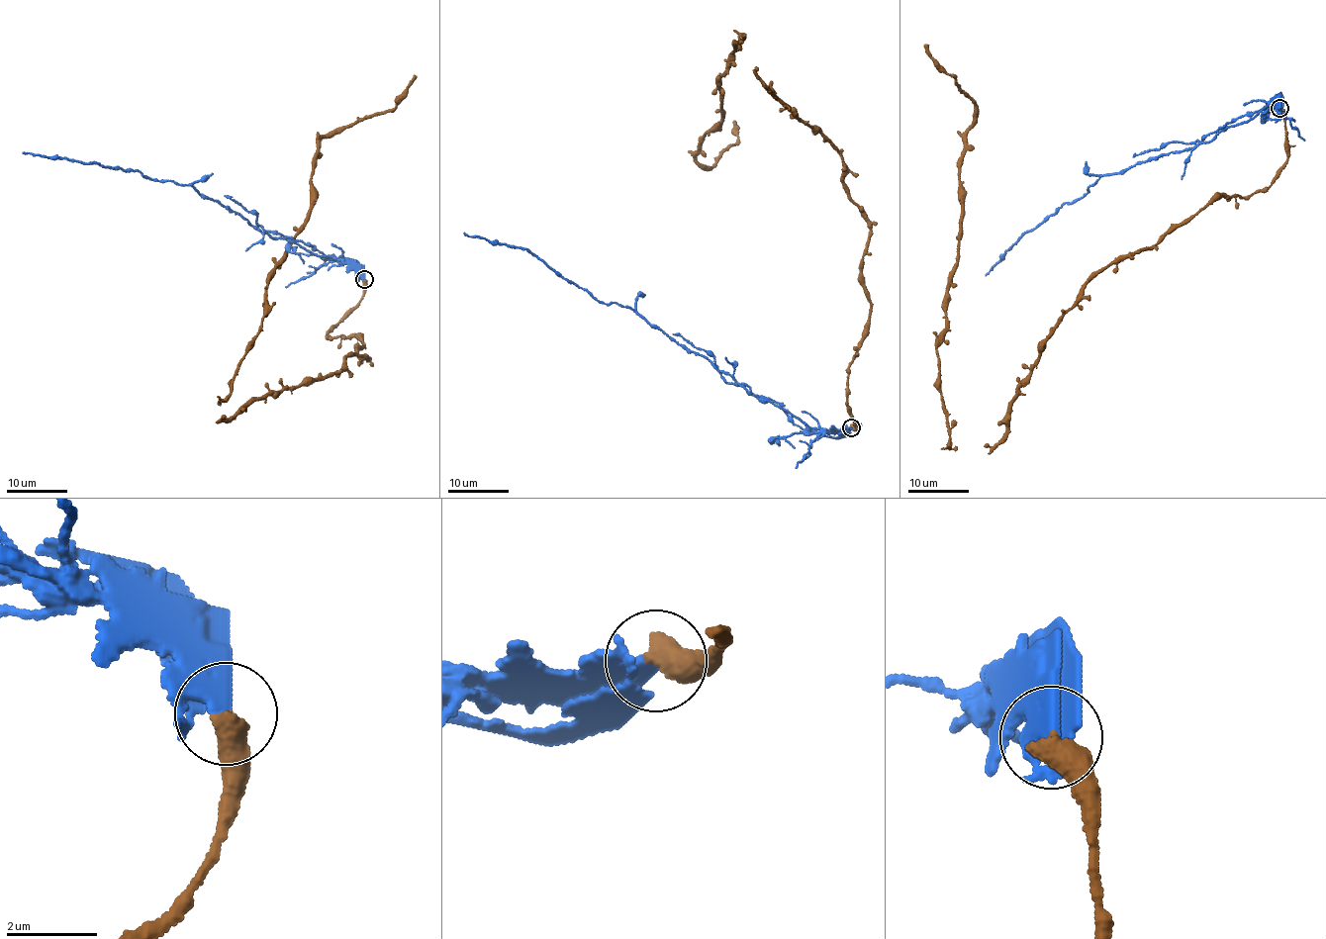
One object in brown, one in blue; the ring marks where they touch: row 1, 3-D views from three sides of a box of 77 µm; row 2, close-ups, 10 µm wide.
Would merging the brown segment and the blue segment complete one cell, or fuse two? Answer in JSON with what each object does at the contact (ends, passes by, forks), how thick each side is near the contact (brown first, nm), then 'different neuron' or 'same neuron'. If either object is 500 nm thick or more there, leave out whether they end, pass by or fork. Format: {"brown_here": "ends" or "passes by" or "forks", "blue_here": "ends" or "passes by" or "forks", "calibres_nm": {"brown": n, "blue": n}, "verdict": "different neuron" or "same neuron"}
{"calibres_nm": {"brown": 550, "blue": 400}, "verdict": "different neuron"}

